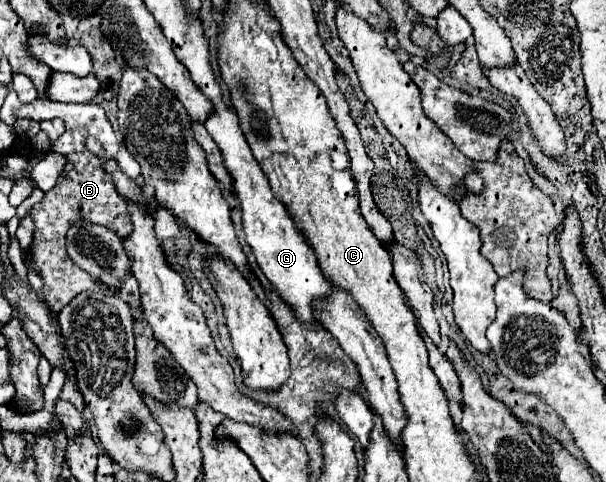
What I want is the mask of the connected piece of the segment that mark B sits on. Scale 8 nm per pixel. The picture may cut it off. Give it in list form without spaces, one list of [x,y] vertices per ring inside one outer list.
[[[70,154],[66,156],[68,162],[66,162],[66,176],[68,180],[64,182],[58,182],[50,192],[44,194],[44,200],[36,204],[36,208],[32,208],[32,218],[34,218],[34,224],[36,224],[36,230],[34,230],[34,246],[32,246],[32,256],[34,256],[34,268],[42,274],[44,278],[44,296],[46,296],[46,302],[50,306],[50,310],[54,312],[60,312],[62,306],[66,306],[78,292],[84,292],[84,290],[96,290],[96,292],[104,292],[104,294],[110,294],[106,292],[98,282],[94,282],[94,278],[90,274],[86,274],[82,268],[78,268],[66,254],[66,246],[64,246],[64,236],[66,236],[66,230],[70,226],[70,222],[78,222],[78,220],[86,220],[86,222],[98,222],[106,228],[112,228],[120,238],[128,236],[132,232],[132,222],[130,222],[130,214],[126,210],[126,202],[124,198],[116,192],[116,186],[110,178],[110,174],[106,174],[106,170],[102,168],[102,160],[94,158],[94,154]]]

